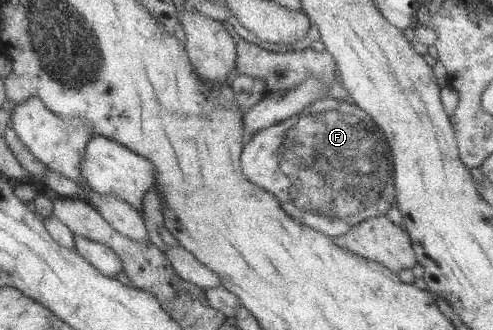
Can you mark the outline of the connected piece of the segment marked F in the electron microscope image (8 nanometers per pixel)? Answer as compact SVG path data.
M322 98L299 115L269 126L244 144L240 156L243 174L254 185L273 193L285 214L330 237L341 236L353 225L387 215L396 204L394 158L376 122L355 104Z

